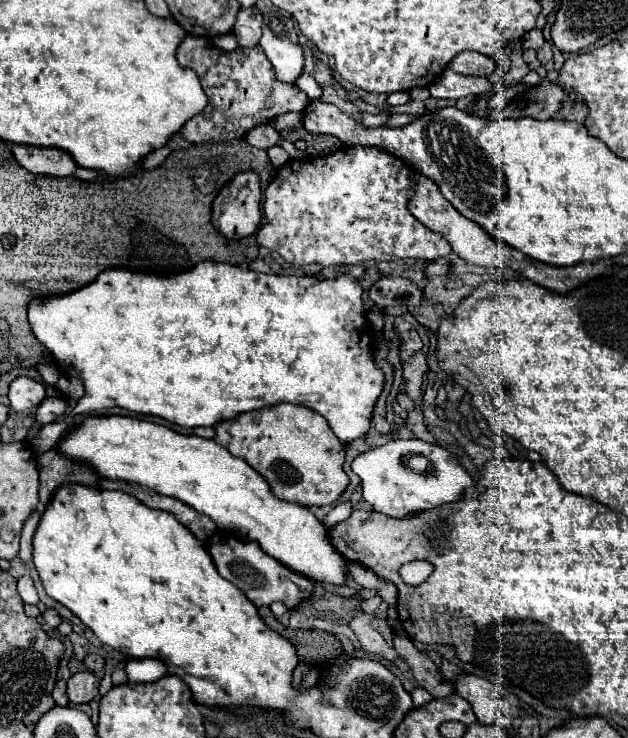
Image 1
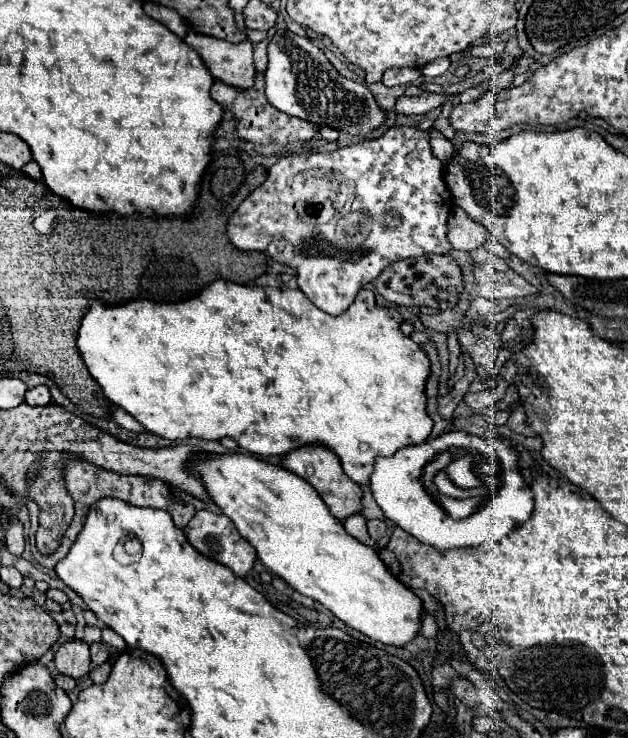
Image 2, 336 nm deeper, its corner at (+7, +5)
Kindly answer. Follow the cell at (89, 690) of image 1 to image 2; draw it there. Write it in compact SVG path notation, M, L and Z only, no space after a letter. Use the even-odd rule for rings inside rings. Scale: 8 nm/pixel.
M71 640L63 644L55 652L55 666L61 674L67 674L75 680L83 678L89 674L89 646L81 640Z

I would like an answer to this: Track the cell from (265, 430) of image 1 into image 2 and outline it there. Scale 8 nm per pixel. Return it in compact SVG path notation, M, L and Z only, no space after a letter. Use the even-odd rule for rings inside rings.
M307 444L307 446L301 446L301 448L295 448L293 452L287 452L285 456L281 456L281 464L297 474L299 478L307 480L317 492L319 496L323 498L323 502L327 504L329 512L339 518L339 520L345 520L347 516L359 512L359 500L361 500L361 488L359 484L351 482L349 476L345 476L343 468L341 468L341 462L337 458L337 454L333 454L331 448L327 446L321 446L321 444Z

